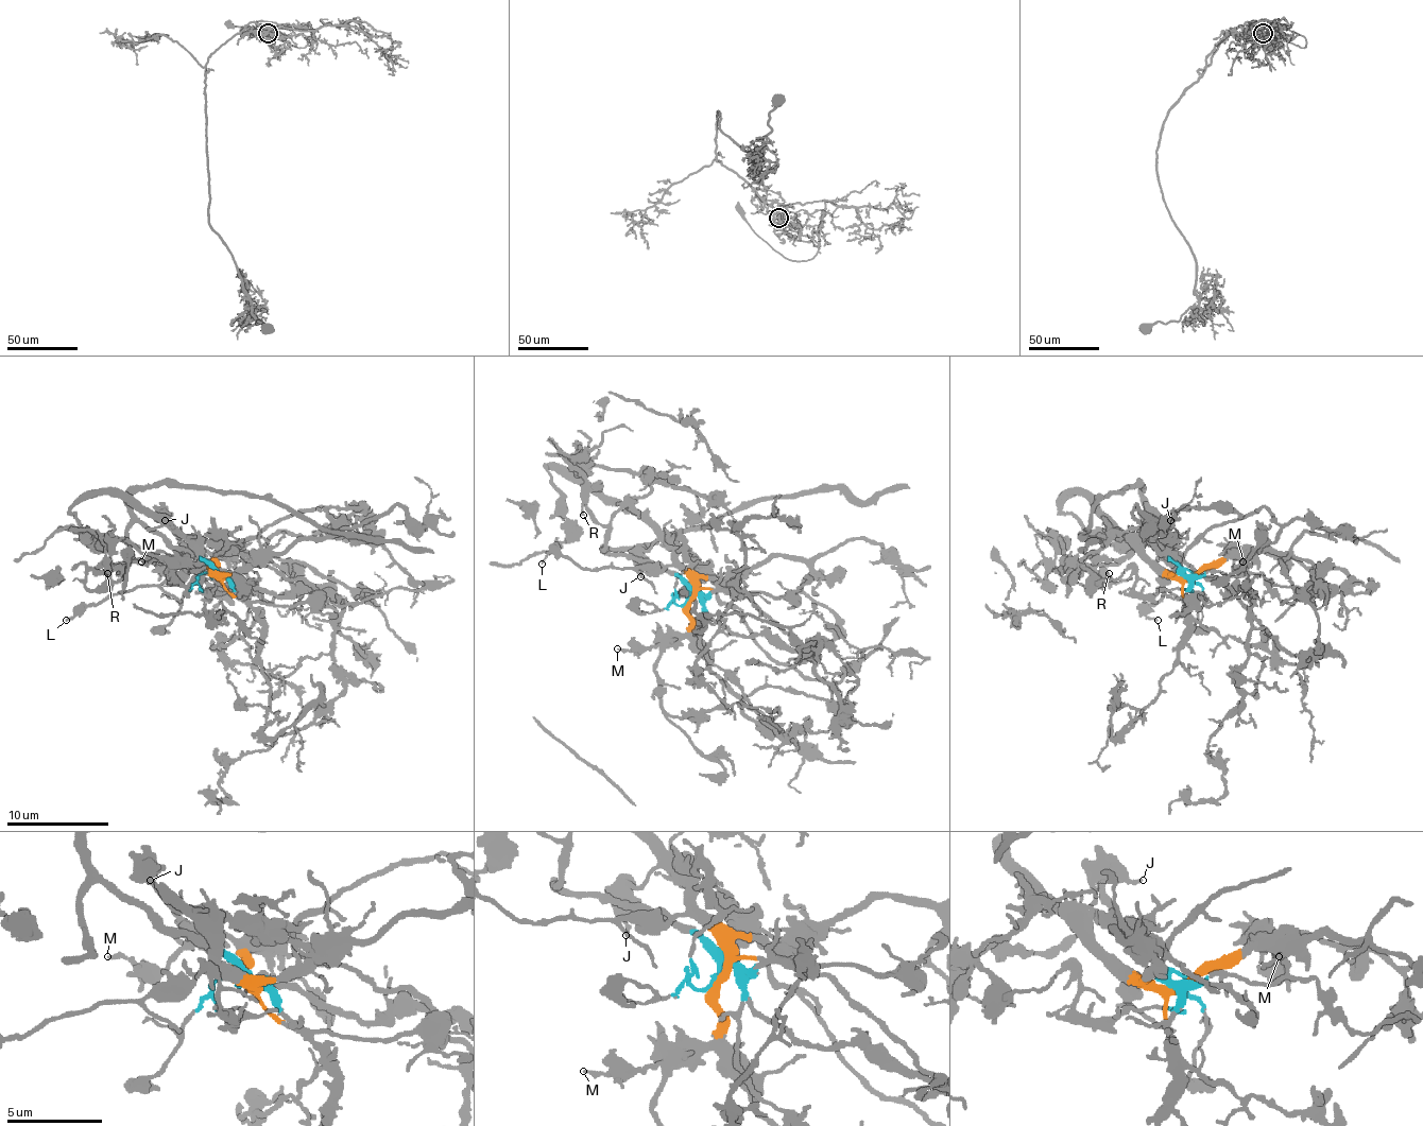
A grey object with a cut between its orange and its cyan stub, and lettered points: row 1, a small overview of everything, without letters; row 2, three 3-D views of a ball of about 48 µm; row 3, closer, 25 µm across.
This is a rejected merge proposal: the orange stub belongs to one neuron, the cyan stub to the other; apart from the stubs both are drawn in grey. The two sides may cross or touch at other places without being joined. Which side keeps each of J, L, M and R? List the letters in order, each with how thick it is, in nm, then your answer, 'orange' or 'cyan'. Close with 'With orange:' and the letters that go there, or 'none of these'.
J: calibre 200 nm; orange
L: calibre 140 nm; orange
M: calibre 200 nm; orange
R: calibre 150 nm; cyan
With orange: J, L, M

